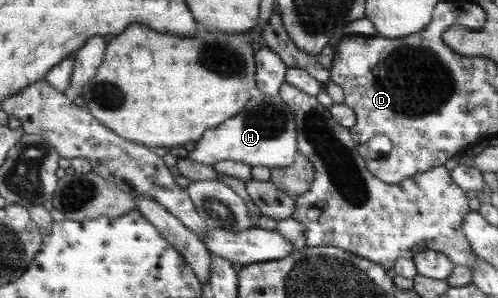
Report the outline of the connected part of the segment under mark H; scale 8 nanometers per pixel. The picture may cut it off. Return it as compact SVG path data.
M256 94L240 114L227 121L226 125L208 131L208 135L197 141L195 149L188 152L186 157L212 167L228 159L240 161L251 167L262 165L272 171L274 168L291 166L300 154L295 113L284 103L280 95L264 97Z

